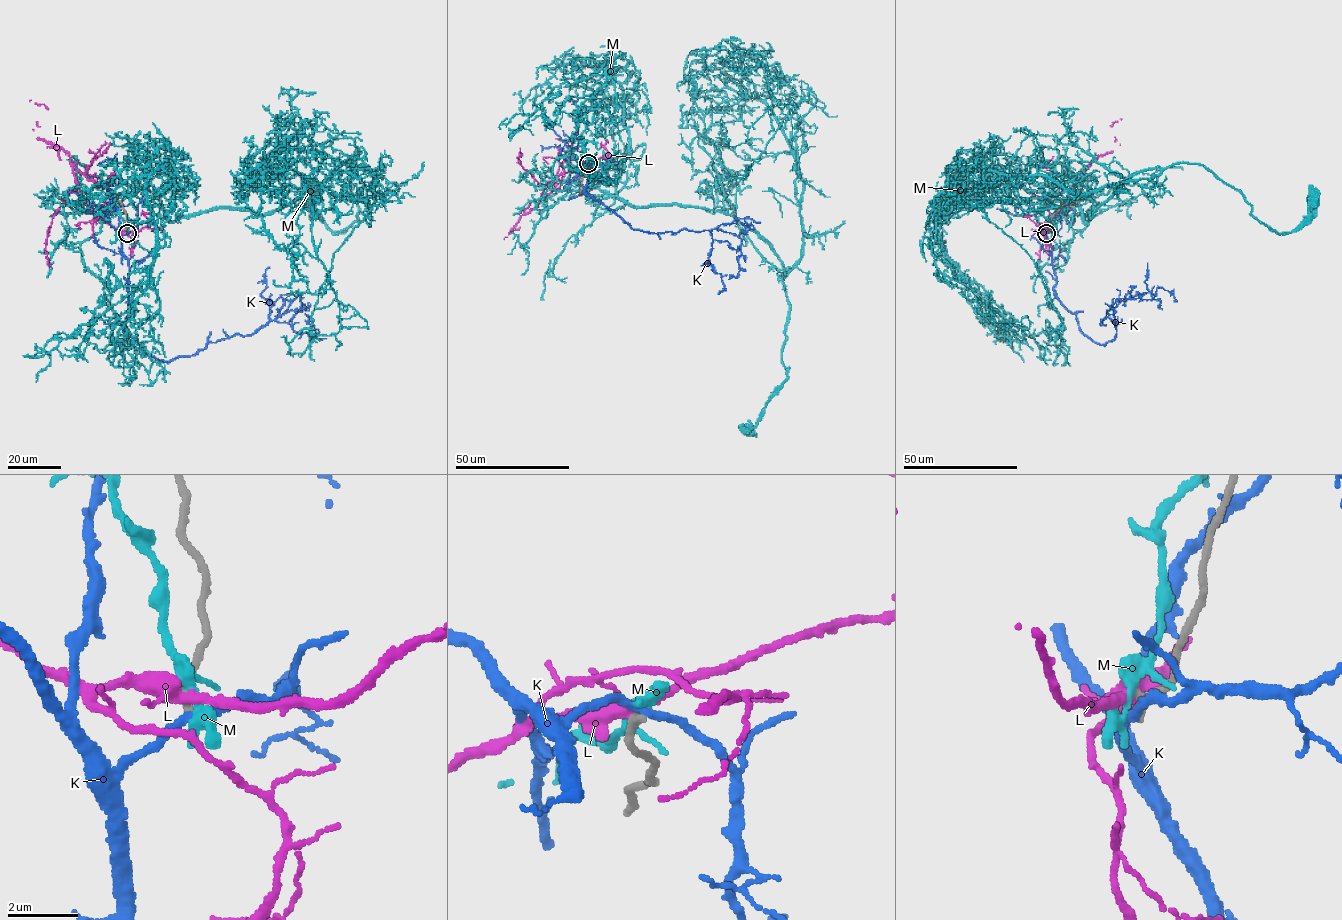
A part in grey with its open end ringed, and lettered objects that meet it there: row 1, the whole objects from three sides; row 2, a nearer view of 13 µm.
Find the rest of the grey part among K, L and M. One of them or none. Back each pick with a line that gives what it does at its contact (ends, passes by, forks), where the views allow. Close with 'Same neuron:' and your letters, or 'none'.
Same neuron: none

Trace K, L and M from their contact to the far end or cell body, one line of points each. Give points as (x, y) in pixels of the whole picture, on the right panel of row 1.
K: (1046, 233), (1055, 297), (1094, 341), (1103, 345), (1114, 338), (1111, 306), (1117, 299), (1158, 299), (1162, 309)
L: (1046, 231), (1087, 166), (1093, 159), (1112, 150), (1114, 123), (1110, 125)
M: (1046, 231), (1077, 191), (1086, 223), (1128, 178), (1181, 163), (1237, 190), (1277, 232), (1294, 231), (1313, 200)

